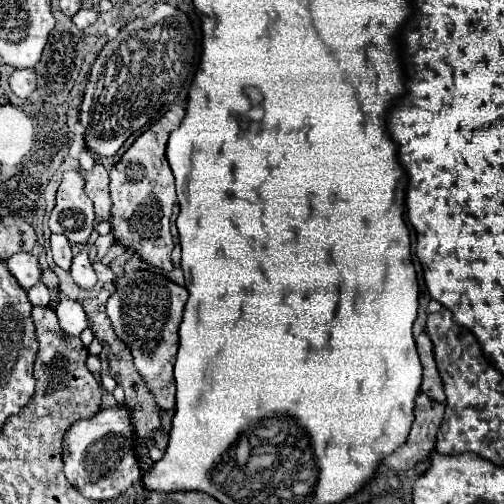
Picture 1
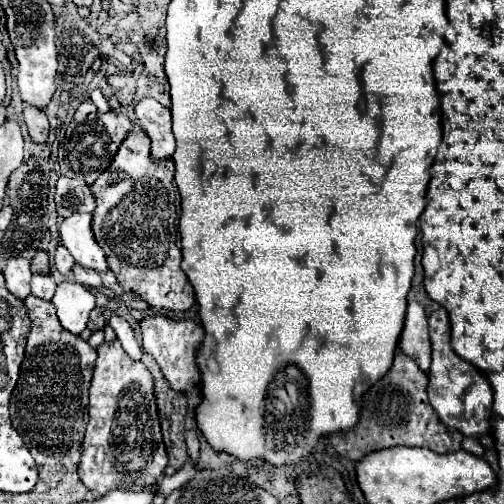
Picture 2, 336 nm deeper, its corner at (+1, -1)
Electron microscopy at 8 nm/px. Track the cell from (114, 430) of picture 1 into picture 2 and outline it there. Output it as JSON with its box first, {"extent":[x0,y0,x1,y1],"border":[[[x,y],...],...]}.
{"extent":[80,340,168,496],"border":[[[118,340],[96,348],[98,358],[90,384],[90,422],[82,442],[80,480],[96,496],[108,490],[152,486],[168,466],[168,454],[160,432],[158,406],[154,396],[154,378],[142,362],[134,362]]]}

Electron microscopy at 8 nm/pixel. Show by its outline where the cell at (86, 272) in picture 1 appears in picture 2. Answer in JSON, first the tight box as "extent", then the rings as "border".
{"extent":[72,264,102,288],"border":[[[76,264],[76,266],[72,268],[72,278],[74,278],[76,282],[80,282],[82,286],[86,286],[86,288],[98,288],[98,286],[102,284],[100,274],[98,274],[96,270],[84,268],[84,266],[80,266],[80,264]]]}

